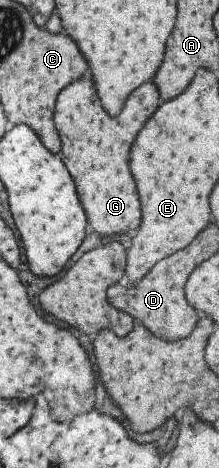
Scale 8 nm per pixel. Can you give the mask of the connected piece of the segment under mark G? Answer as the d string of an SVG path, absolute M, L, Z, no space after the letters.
M80 78L70 82L56 96L54 108L54 126L60 134L60 160L64 162L68 174L76 184L76 192L90 228L100 234L118 234L134 230L140 222L140 202L136 196L134 180L128 170L128 150L130 144L146 122L146 118L156 110L160 94L152 82L146 82L132 90L132 96L126 98L122 110L110 118L96 96L92 80Z

